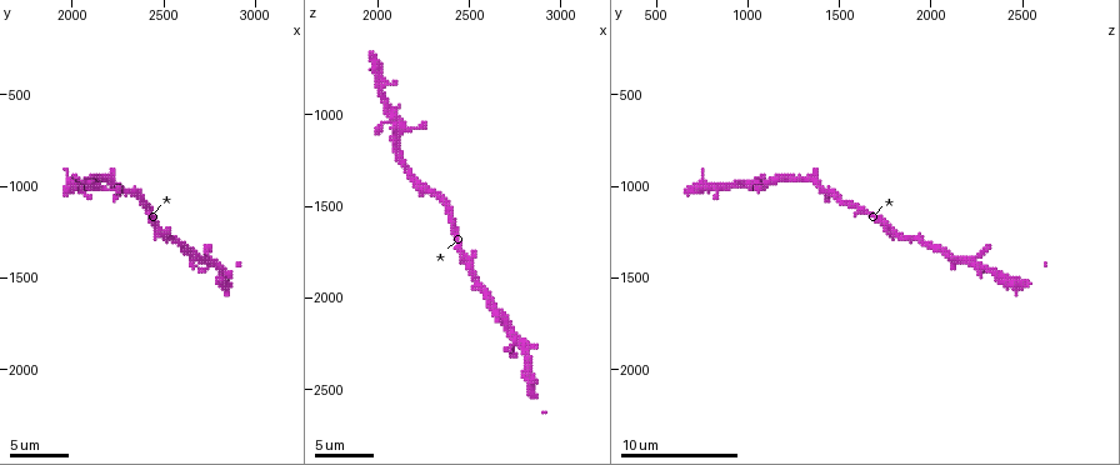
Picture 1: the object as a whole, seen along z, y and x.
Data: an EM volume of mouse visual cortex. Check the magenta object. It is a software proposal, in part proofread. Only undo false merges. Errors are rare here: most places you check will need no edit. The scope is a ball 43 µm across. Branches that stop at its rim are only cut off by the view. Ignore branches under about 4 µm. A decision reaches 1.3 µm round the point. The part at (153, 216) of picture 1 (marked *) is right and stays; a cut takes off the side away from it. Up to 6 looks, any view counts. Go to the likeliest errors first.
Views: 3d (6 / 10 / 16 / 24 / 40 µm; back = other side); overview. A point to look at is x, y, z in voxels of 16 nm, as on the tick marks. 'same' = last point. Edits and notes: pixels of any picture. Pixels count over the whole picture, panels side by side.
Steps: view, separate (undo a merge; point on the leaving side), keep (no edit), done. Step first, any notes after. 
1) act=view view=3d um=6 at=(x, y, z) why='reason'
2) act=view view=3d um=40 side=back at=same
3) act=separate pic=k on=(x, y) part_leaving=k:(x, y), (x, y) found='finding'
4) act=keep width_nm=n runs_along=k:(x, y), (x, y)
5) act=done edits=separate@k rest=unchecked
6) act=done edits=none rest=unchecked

act=view view=3d um=16 at=(2560, 1320, 1980) why='thin neck'

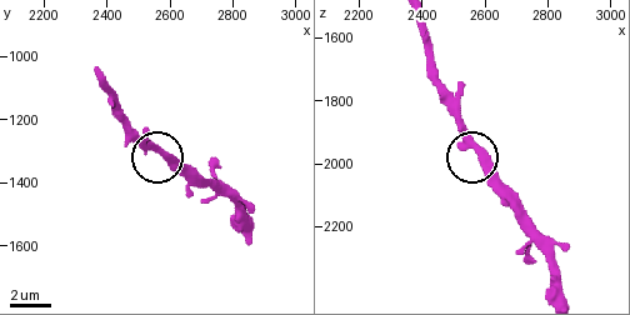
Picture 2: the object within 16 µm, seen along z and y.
act=view view=3d um=6 at=(2570, 1320, 1970)

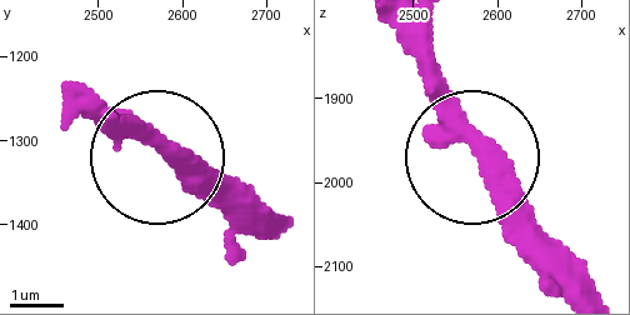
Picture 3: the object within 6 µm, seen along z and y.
act=keep runs_along=3:(401, 23), (433, 103), (545, 246) found='one neuron here'

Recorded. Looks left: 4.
act=view view=3d um=10 at=(2080, 1000, 1000) why='calibre changes'

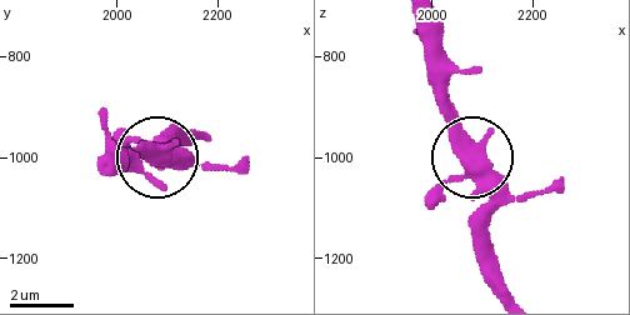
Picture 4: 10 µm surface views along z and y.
act=view view=3d um=6 at=(2100, 990, 1000) why='closer look'

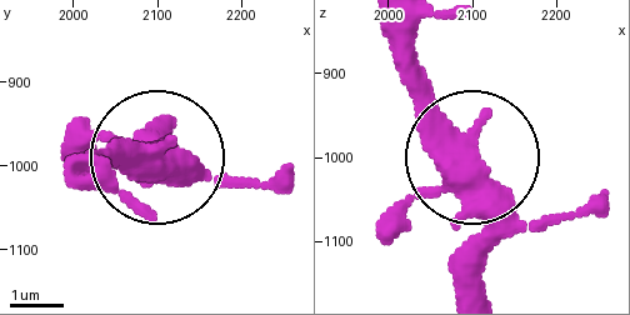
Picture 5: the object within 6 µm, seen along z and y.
act=keep runs_along=5:(474, 286), (469, 139), (384, 35) found='continuous, no second neuron'

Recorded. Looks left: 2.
act=view view=3d um=16 at=(2740, 1400, 2180)

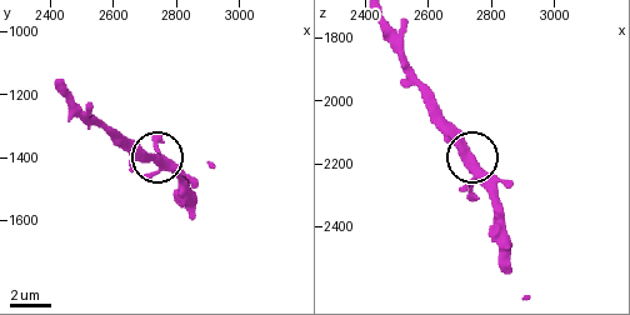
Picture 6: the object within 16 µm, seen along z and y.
act=keep runs_along=6:(379, 20), (433, 116), (506, 185) found='all the same neuron'

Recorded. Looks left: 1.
act=done edits=none rest=unchecked

